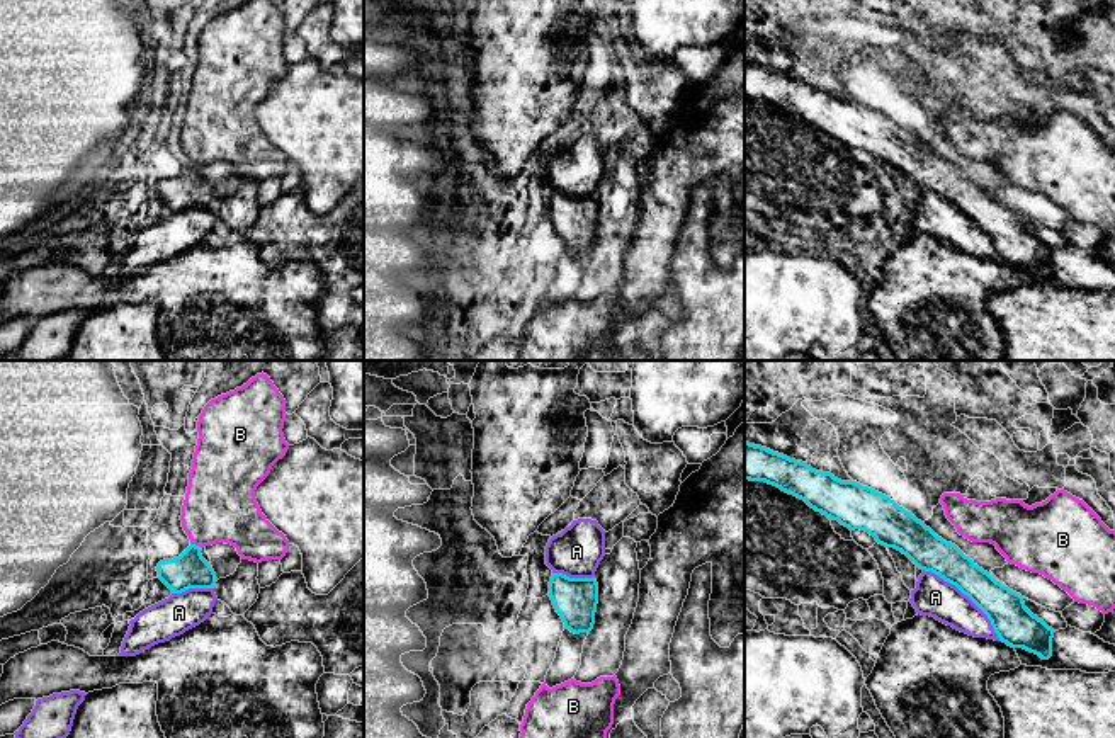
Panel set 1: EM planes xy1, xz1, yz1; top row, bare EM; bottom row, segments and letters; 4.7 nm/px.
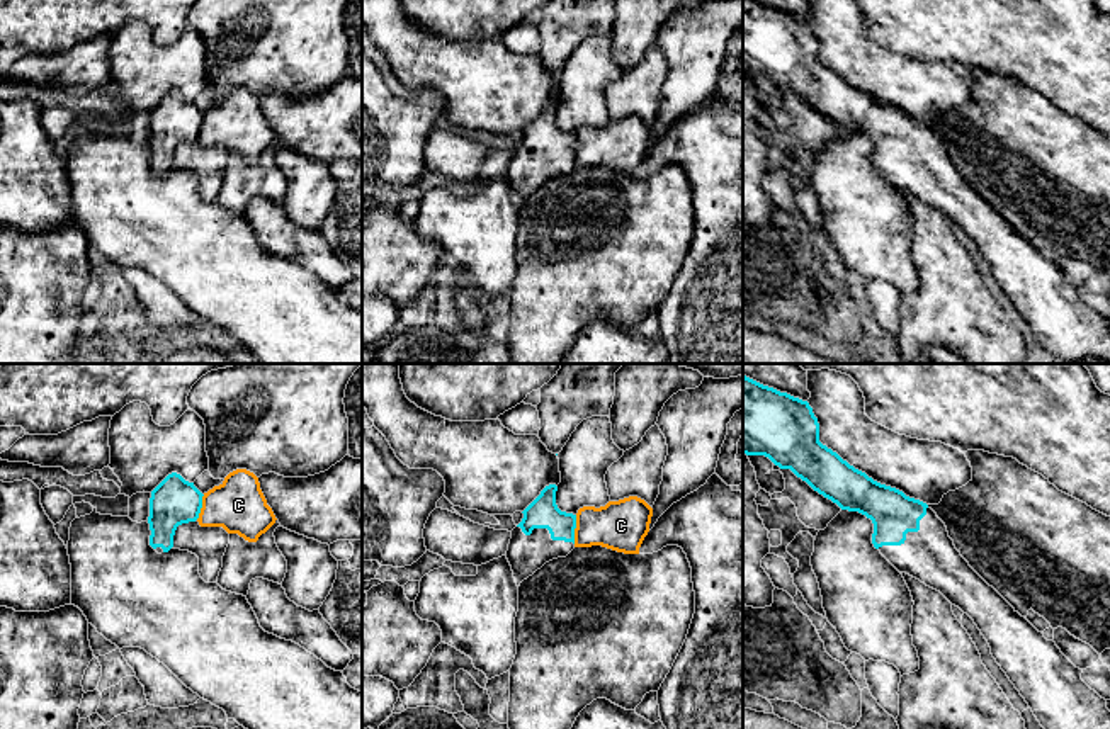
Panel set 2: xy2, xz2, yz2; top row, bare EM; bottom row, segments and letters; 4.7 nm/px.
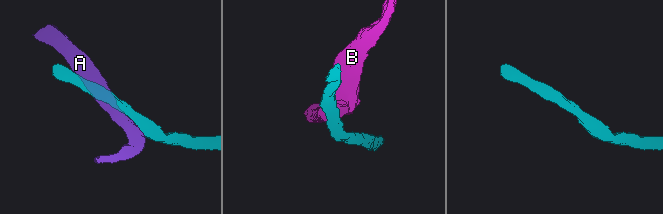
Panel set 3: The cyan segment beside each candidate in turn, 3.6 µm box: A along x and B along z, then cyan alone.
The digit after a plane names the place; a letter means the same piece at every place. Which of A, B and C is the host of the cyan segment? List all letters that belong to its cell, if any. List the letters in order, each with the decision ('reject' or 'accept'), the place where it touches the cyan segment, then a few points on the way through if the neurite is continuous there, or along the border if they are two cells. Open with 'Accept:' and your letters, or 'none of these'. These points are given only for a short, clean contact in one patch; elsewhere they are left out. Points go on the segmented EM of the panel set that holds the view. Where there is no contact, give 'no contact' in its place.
Accept: none of these
A: reject; contact yz1 (967, 596)
B: reject; contact xy1 (194, 544); border xy1 (191, 543), (201, 548)
C: reject; contact xz2 (575, 527)

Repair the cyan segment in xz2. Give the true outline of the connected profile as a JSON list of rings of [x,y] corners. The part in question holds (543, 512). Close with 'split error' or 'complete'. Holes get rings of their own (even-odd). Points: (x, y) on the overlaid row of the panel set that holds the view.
[[[556,484],[546,486],[512,530],[505,556],[517,586],[546,562],[566,557],[575,549],[576,515],[558,508],[556,491]]] | split error

